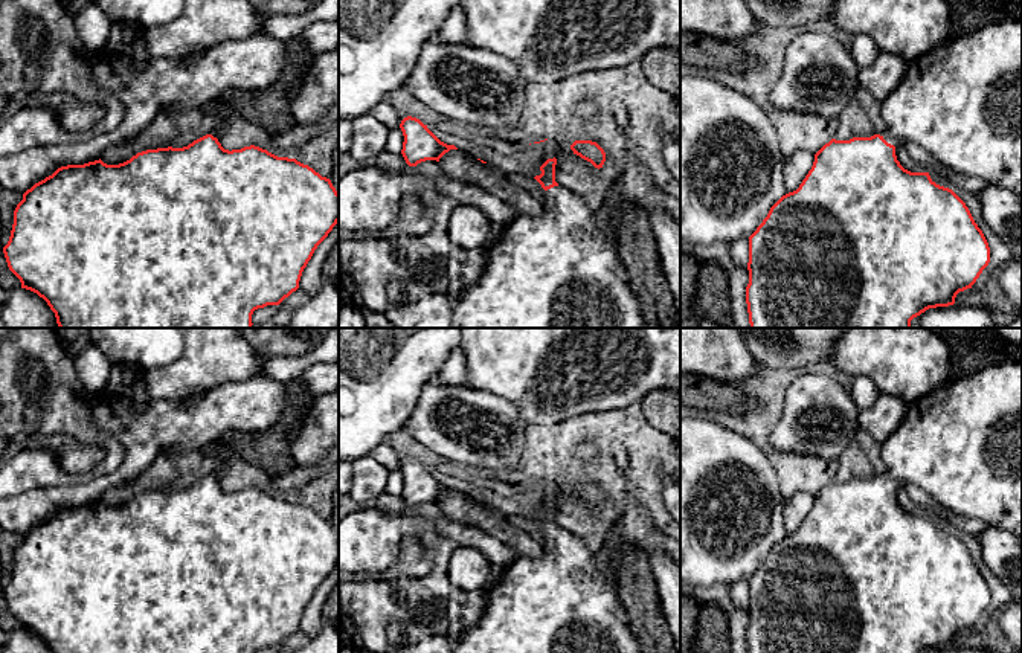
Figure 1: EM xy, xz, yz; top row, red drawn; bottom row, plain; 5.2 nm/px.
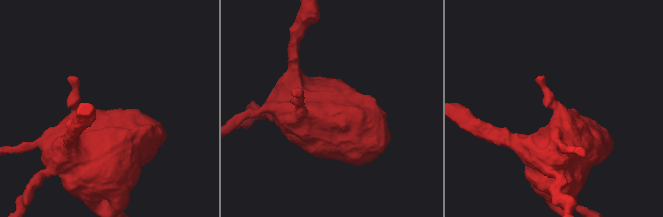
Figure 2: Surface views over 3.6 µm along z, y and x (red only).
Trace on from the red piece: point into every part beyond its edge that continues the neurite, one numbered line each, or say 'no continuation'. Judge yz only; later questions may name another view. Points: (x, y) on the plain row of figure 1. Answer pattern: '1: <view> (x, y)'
1: yz (961, 443)

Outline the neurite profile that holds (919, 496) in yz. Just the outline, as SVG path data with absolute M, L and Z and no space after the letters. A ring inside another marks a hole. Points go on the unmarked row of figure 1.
M911 484L906 491L912 502L918 505L923 514L938 514L947 520L952 529L969 531L972 534L979 534L988 523L982 520L975 520L961 514L956 514L947 508L943 508L934 497L930 497L924 490Z

